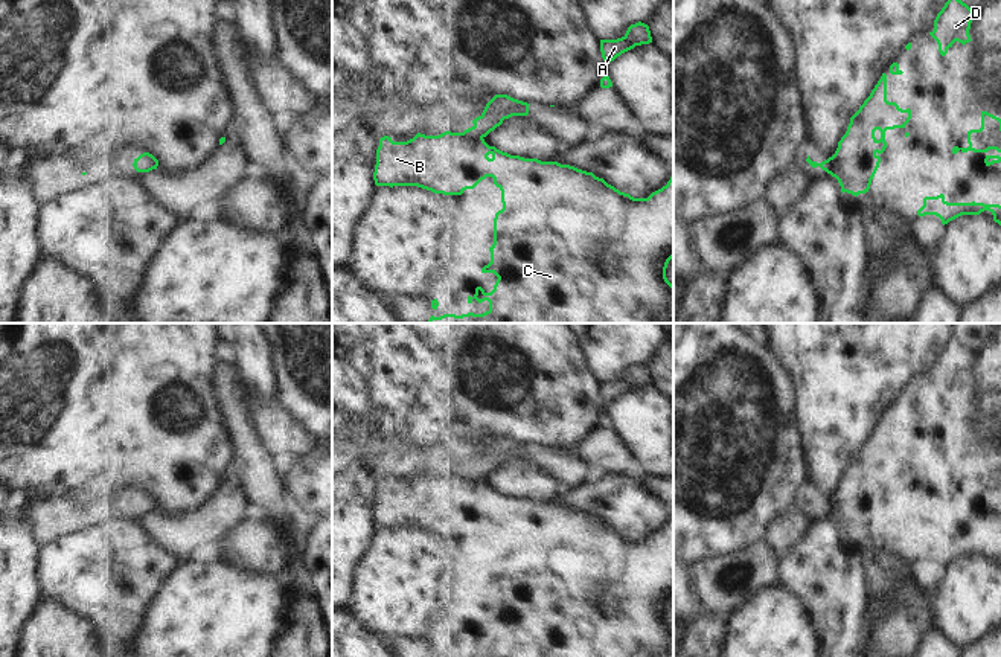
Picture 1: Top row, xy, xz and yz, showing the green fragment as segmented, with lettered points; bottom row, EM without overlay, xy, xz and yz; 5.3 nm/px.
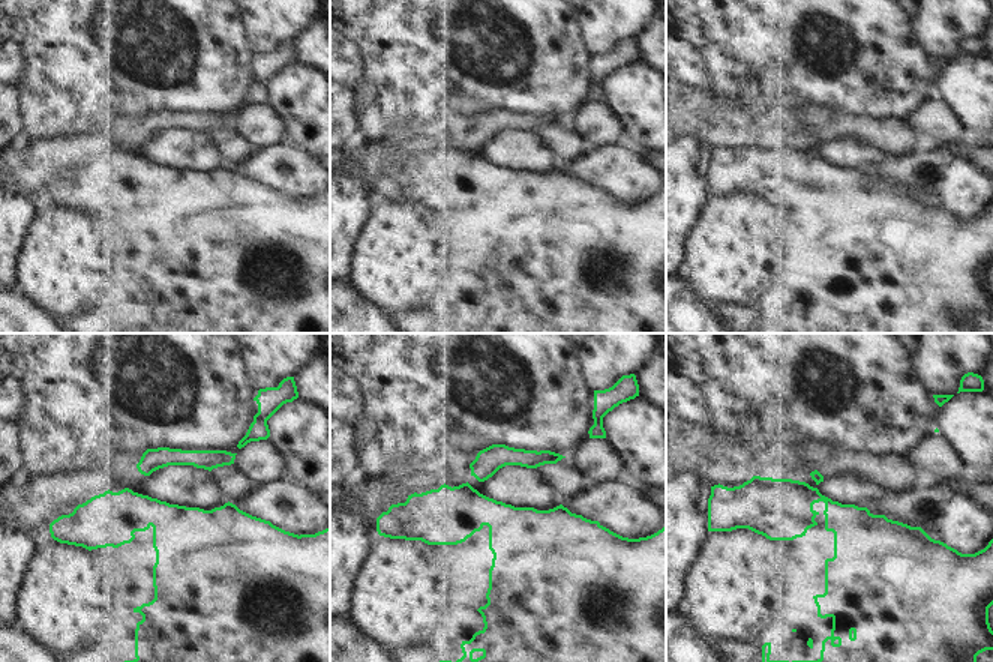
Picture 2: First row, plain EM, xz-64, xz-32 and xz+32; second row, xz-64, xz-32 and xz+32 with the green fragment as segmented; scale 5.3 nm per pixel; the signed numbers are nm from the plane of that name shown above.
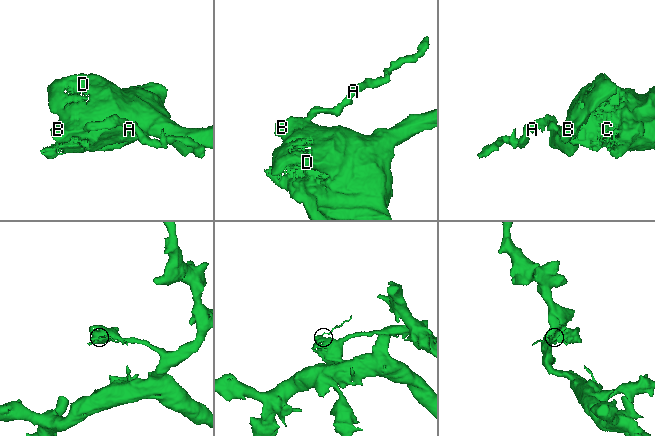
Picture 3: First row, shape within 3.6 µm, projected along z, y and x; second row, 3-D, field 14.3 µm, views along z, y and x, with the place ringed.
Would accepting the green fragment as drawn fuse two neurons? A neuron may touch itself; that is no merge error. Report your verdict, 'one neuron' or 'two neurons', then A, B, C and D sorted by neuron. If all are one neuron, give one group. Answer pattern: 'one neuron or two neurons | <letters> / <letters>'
two neurons | A / B C D

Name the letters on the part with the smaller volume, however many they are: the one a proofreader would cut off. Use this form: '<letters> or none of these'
A

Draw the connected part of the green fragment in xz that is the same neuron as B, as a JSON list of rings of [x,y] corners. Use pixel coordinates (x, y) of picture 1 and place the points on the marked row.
[[[474,127],[439,136],[417,133],[407,142],[393,142],[389,136],[379,139],[373,172],[376,186],[417,186],[434,194],[462,195],[486,177],[492,177],[501,191],[503,209],[495,213],[491,262],[481,273],[494,273],[498,279],[491,293],[477,287],[468,303],[488,300],[489,309],[483,314],[431,316],[427,323],[673,323],[673,285],[666,277],[673,258],[673,175],[648,198],[634,198],[593,172],[489,146]]]

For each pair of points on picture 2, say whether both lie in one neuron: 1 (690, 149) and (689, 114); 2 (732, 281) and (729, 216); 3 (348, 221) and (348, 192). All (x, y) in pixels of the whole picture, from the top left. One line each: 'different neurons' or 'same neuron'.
1: different neurons
2: same neuron
3: same neuron

